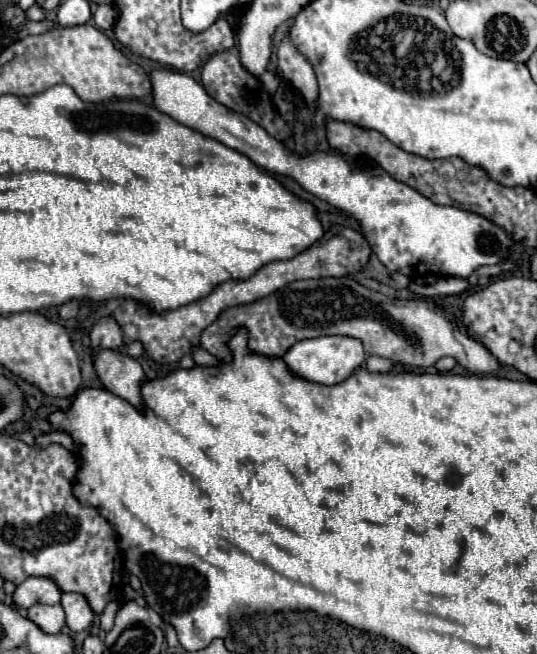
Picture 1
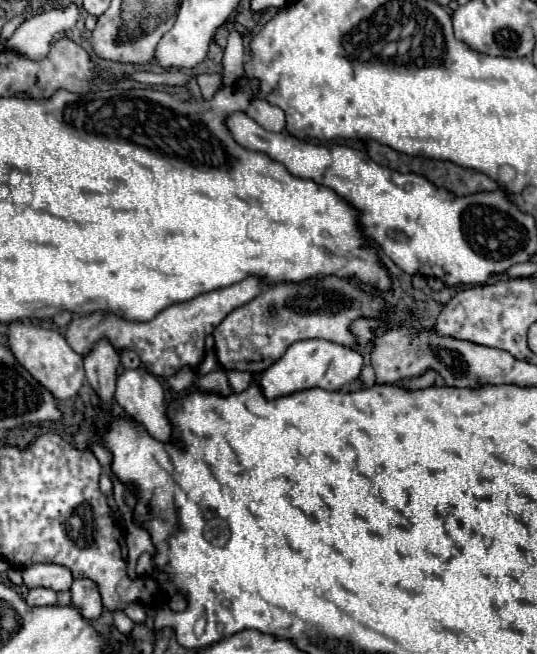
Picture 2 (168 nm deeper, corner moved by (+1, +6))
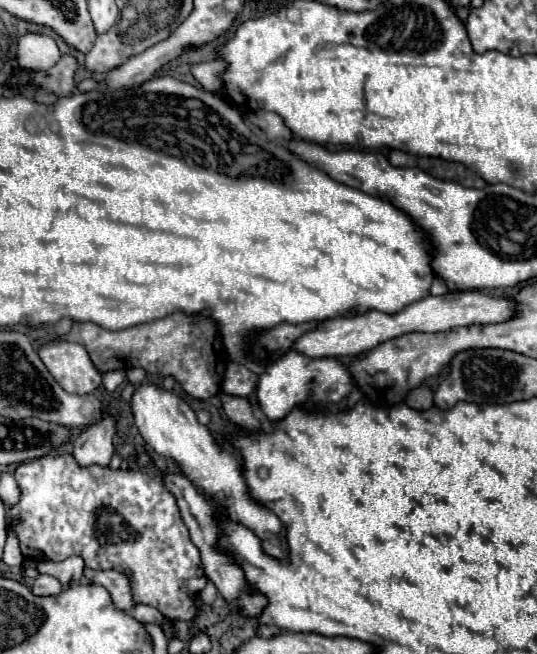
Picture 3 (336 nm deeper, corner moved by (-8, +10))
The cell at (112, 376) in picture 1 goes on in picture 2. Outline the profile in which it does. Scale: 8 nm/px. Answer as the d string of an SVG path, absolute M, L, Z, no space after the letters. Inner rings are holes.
M144 368L124 370L118 376L118 382L116 382L116 402L124 408L124 412L132 420L140 422L152 438L156 438L160 442L170 442L172 440L172 424L170 424L170 420L166 416L164 390L162 390L160 382L150 372L146 372Z

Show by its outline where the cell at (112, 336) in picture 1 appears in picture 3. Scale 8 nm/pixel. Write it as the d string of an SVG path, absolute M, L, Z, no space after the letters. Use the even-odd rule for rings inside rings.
M105 414L101 420L87 426L75 438L73 456L81 466L89 466L89 464L99 464L99 466L103 467L109 466L111 456L115 452L113 436L115 436L117 422L119 420L117 420L115 414Z

